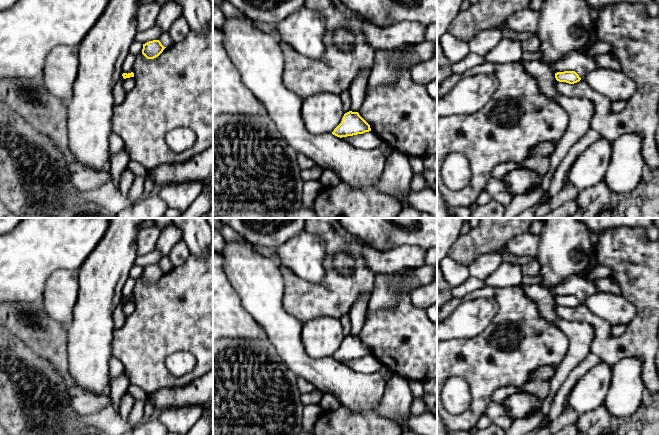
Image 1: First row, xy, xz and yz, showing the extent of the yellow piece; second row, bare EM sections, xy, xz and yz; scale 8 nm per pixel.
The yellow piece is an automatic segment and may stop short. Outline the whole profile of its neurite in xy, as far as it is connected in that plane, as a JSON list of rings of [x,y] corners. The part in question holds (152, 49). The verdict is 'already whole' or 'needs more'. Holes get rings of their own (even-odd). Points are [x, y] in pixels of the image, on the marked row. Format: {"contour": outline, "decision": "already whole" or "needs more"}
{"contour": [[[159,40],[149,41],[143,44],[142,54],[147,59],[154,59],[158,57],[165,48]]], "decision": "already whole"}

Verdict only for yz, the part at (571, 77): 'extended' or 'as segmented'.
as segmented

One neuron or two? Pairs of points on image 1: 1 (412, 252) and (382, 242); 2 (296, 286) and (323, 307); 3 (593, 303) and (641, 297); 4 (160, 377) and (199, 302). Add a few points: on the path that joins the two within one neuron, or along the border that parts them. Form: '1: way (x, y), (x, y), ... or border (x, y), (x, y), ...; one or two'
1: border (372, 247), (381, 251), (404, 245), (420, 247); two
2: way (303, 293), (310, 300), (316, 300); one
3: border (621, 294), (635, 309), (635, 317), (631, 322); two
4: way (159, 358), (159, 342), (180, 321); one

